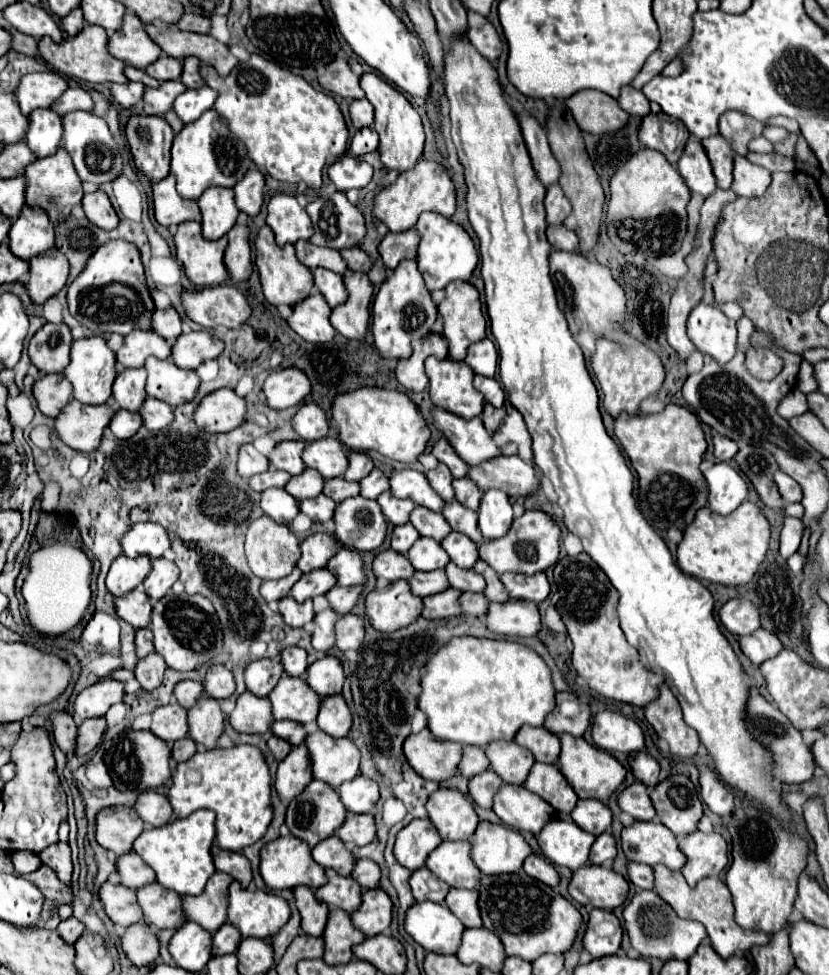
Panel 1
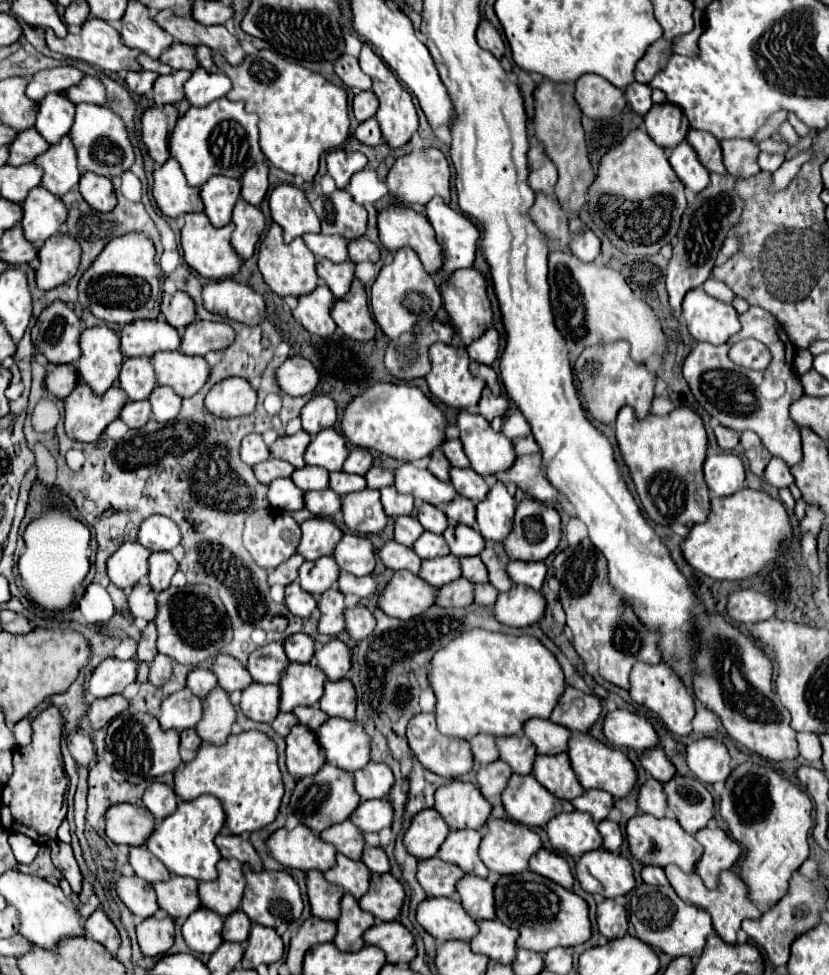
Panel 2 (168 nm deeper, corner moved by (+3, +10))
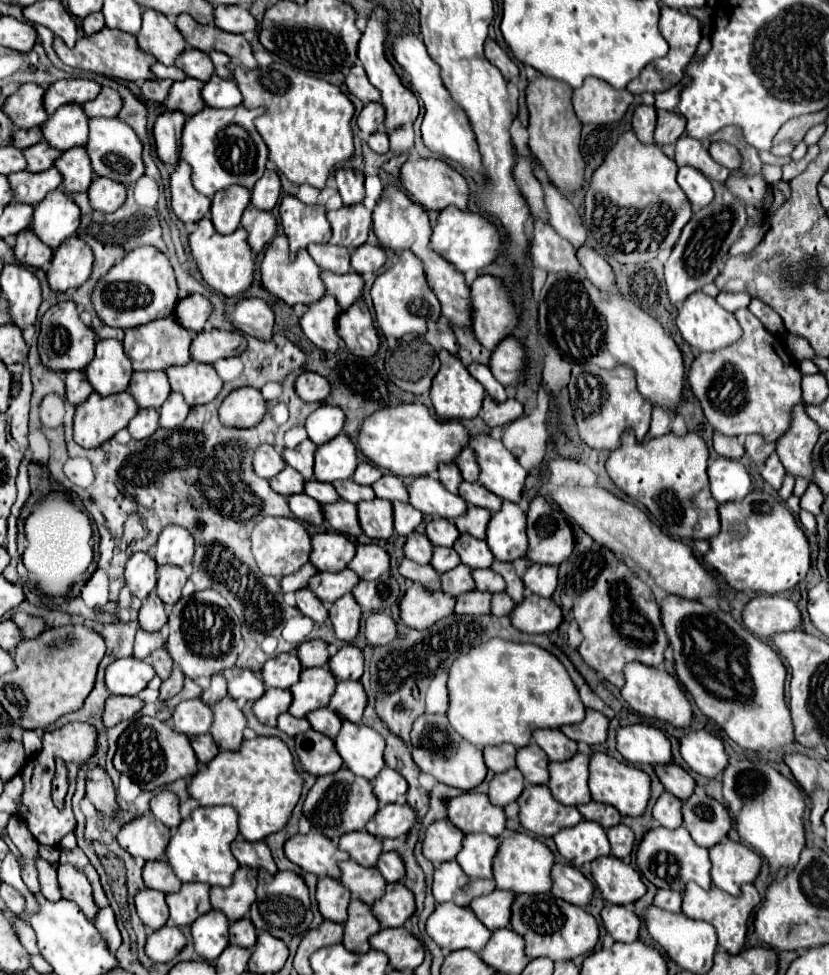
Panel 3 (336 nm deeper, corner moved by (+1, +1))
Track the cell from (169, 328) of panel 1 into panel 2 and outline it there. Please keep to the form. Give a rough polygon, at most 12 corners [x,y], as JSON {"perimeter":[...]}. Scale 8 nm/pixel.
{"perimeter":[[164,293],[162,315],[184,331],[196,319],[192,297]]}

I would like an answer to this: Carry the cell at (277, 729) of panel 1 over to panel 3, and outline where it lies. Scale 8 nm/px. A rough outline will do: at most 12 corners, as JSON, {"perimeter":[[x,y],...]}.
{"perimeter":[[328,708],[308,714],[316,732],[334,738],[342,718]]}

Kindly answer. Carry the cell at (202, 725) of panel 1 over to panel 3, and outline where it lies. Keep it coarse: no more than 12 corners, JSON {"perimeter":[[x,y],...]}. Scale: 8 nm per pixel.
{"perimeter":[[232,698],[214,704],[210,734],[220,750],[238,750],[246,718]]}

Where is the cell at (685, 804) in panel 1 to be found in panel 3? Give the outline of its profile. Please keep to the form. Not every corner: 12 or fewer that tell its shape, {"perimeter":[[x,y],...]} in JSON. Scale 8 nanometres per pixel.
{"perimeter":[[702,788],[682,802],[692,840],[710,848],[732,826],[728,810]]}

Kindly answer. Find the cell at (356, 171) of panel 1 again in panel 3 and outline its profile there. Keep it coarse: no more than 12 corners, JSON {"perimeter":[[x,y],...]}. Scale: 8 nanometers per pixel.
{"perimeter":[[356,168],[334,172],[346,206],[364,200],[364,174]]}

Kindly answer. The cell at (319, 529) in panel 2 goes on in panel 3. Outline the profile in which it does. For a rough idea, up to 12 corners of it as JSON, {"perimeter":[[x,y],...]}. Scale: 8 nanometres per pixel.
{"perimeter":[[338,532],[312,536],[310,562],[338,572],[354,558],[354,544]]}

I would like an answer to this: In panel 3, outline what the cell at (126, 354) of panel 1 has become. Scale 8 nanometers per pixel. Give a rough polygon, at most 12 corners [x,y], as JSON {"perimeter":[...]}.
{"perimeter":[[174,318],[126,330],[134,370],[190,362],[192,334]]}

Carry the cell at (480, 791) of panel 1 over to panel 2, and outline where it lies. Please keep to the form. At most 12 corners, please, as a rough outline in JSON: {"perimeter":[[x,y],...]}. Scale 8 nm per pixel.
{"perimeter":[[504,761],[480,767],[478,785],[486,799],[506,789],[512,769]]}

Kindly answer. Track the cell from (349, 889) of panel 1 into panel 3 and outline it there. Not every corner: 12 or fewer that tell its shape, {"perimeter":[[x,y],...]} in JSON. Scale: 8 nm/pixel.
{"perimeter":[[340,862],[344,888],[372,906],[386,882],[376,868]]}

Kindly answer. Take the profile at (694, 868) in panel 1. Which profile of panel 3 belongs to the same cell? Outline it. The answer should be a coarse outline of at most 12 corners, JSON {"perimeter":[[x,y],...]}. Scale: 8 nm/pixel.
{"perimeter":[[730,840],[712,846],[712,884],[738,896],[762,866],[754,850]]}

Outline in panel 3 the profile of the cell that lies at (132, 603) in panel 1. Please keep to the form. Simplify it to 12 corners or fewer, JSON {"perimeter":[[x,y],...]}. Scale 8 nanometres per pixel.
{"perimeter":[[154,590],[138,612],[140,628],[156,632],[166,624],[164,602]]}

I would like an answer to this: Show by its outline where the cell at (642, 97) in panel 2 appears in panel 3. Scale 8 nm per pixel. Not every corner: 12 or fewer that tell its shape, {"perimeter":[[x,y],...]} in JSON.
{"perimeter":[[638,104],[632,128],[642,142],[654,142],[656,108]]}

